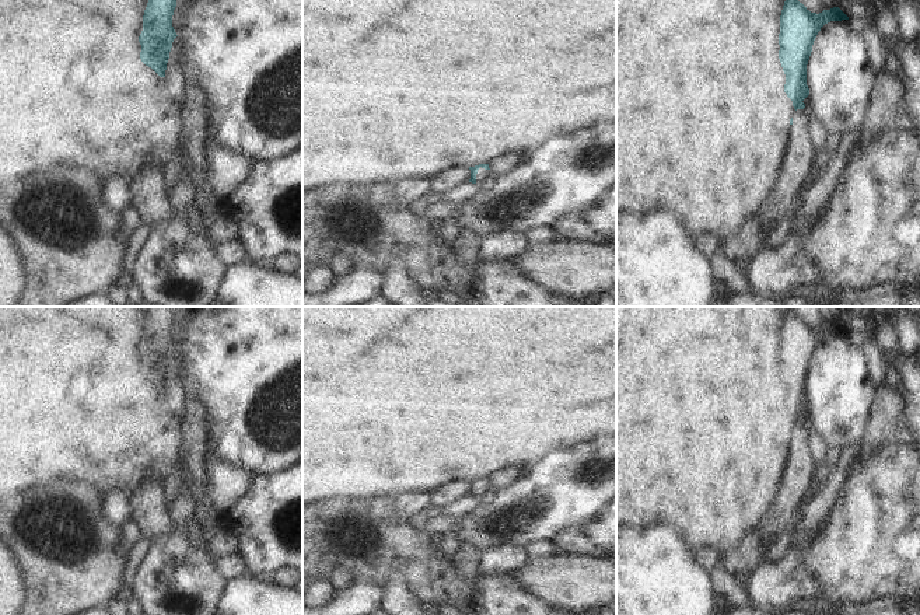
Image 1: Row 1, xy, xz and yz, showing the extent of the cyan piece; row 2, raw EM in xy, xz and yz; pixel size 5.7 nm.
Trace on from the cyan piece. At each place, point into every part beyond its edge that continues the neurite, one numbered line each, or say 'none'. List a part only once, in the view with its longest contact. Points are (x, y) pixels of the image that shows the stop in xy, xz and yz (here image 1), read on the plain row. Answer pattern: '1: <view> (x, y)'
1: xz (482, 488)

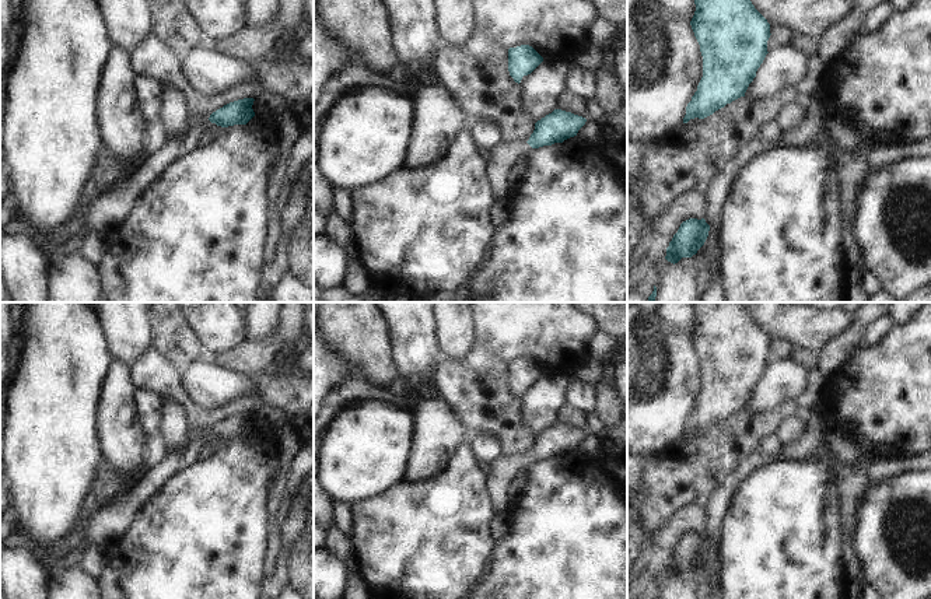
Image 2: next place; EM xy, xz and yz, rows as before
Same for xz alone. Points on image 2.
1: xz (503, 469)

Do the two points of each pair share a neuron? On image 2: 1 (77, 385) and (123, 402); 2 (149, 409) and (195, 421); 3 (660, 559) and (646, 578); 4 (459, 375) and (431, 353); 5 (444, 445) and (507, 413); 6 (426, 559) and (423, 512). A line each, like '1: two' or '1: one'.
1: two
2: two
3: one
4: two
5: two
6: one

